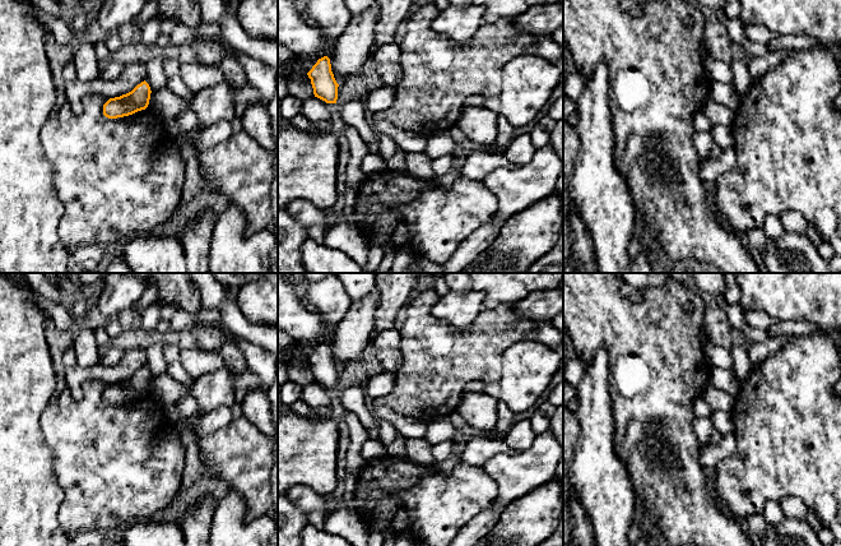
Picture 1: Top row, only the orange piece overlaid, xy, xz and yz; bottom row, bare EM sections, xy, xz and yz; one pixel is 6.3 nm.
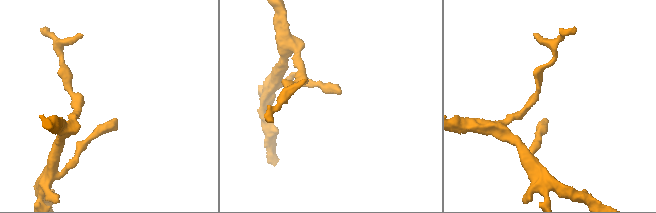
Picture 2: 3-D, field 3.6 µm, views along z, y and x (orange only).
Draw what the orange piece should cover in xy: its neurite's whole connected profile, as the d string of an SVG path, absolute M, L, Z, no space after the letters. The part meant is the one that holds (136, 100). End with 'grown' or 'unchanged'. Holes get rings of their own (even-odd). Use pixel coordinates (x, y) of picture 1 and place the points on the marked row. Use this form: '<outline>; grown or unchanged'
M144 80L131 92L120 97L110 98L103 105L103 115L108 119L117 119L145 110L149 105L150 93L150 87Z; unchanged

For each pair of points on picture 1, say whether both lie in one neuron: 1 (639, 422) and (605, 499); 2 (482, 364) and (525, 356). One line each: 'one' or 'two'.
1: two
2: two

